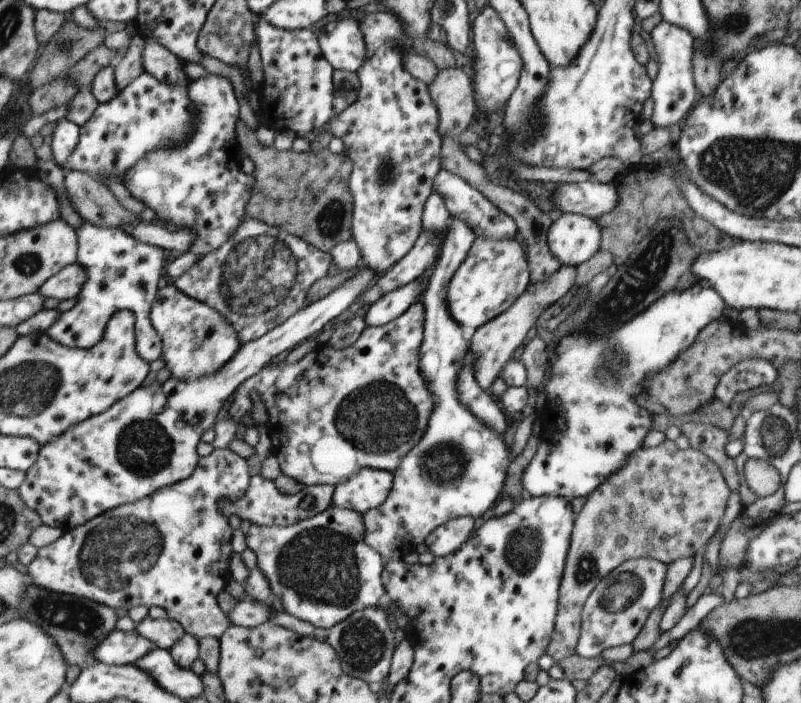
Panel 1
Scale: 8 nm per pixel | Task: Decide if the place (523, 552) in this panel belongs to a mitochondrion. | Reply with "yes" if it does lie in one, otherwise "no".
yes

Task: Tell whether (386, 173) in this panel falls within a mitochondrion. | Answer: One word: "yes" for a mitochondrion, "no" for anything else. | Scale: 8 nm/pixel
yes

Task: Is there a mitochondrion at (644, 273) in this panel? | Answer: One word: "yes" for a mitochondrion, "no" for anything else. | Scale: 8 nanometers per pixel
yes

